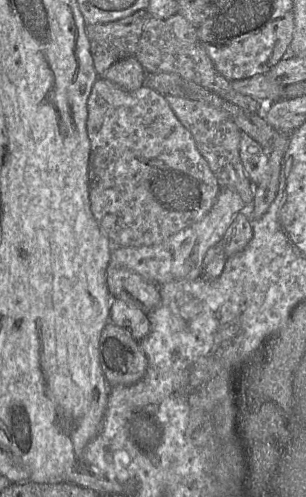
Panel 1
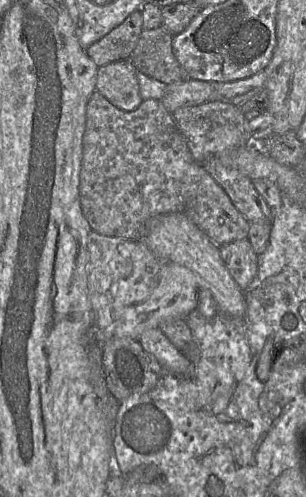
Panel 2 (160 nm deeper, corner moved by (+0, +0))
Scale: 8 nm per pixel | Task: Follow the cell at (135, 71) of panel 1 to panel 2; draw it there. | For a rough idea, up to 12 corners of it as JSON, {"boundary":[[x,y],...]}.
{"boundary":[[130,60],[99,67],[96,90],[127,112],[143,101]]}

